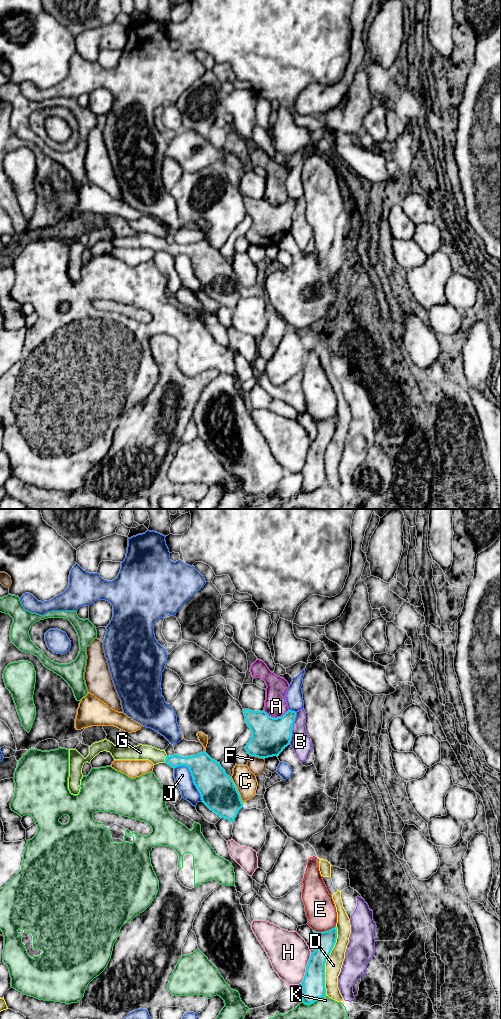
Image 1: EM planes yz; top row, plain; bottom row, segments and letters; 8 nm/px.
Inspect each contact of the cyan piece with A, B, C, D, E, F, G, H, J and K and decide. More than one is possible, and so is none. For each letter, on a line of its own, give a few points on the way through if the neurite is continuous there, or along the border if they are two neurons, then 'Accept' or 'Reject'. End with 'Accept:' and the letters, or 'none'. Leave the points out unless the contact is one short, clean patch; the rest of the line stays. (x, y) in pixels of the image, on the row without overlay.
A: Reject
B: Boundary: yz (296, 200), (289, 231). Reject
C: Reject
D: Reject
E: Reject
F: Reject
G: Path across: yz (195, 252), (189, 249), (165, 247), (151, 241), (140, 240). Accept
H: Reject
J: Reject
K: Reject
Accept: G

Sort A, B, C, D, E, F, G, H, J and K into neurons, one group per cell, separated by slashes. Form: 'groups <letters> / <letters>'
groups A / B / C / D / E / F / G / H / J / K

